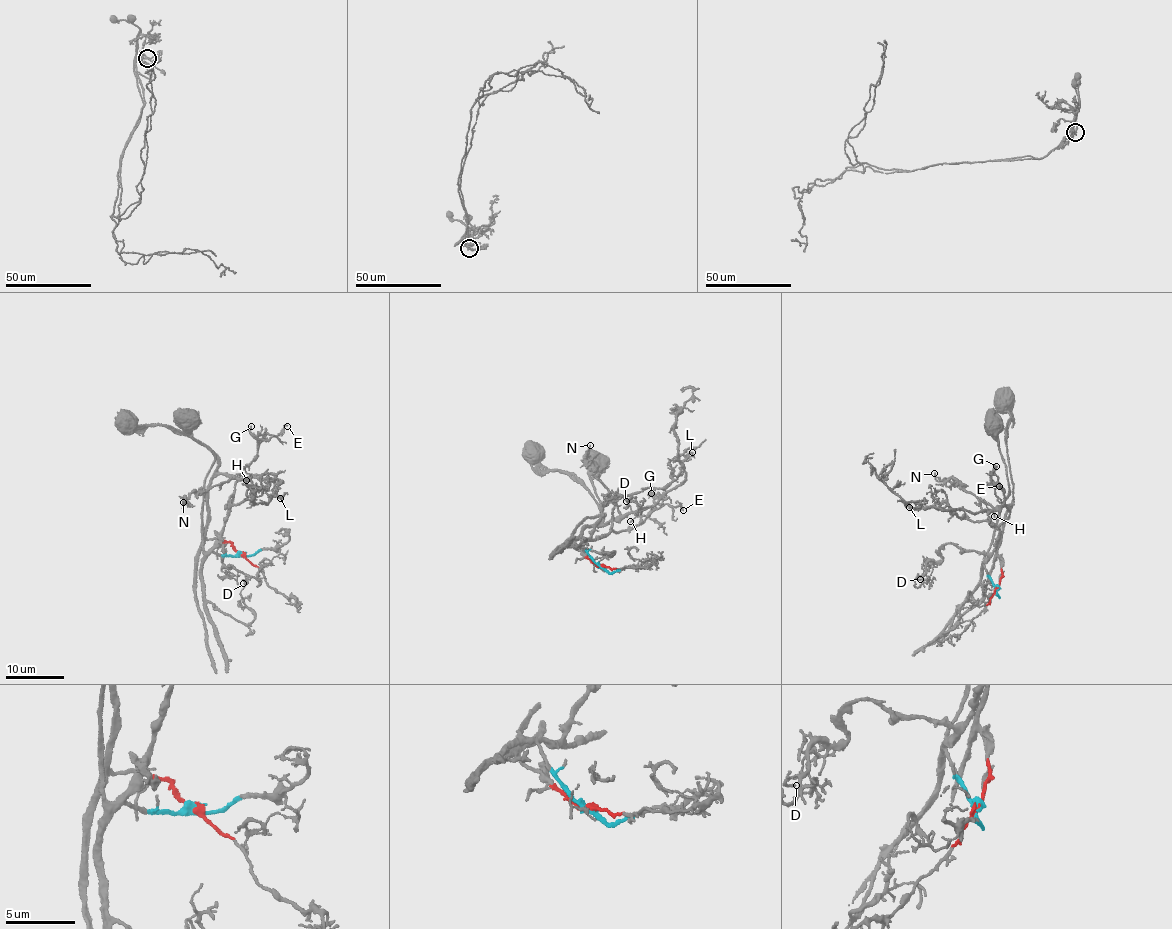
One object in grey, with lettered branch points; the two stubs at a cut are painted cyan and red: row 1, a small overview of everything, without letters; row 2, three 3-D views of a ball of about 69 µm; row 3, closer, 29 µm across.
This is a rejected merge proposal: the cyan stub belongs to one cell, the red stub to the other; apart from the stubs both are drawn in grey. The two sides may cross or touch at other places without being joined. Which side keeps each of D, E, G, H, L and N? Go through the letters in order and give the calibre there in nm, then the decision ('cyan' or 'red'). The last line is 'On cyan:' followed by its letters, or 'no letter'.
D: 190 nm thick; cyan
E: 200 nm thick; cyan
G: 120 nm thick; cyan
H: 150 nm thick; red
L: 240 nm thick; red
N: 150 nm thick; red
On cyan: D, E, G

